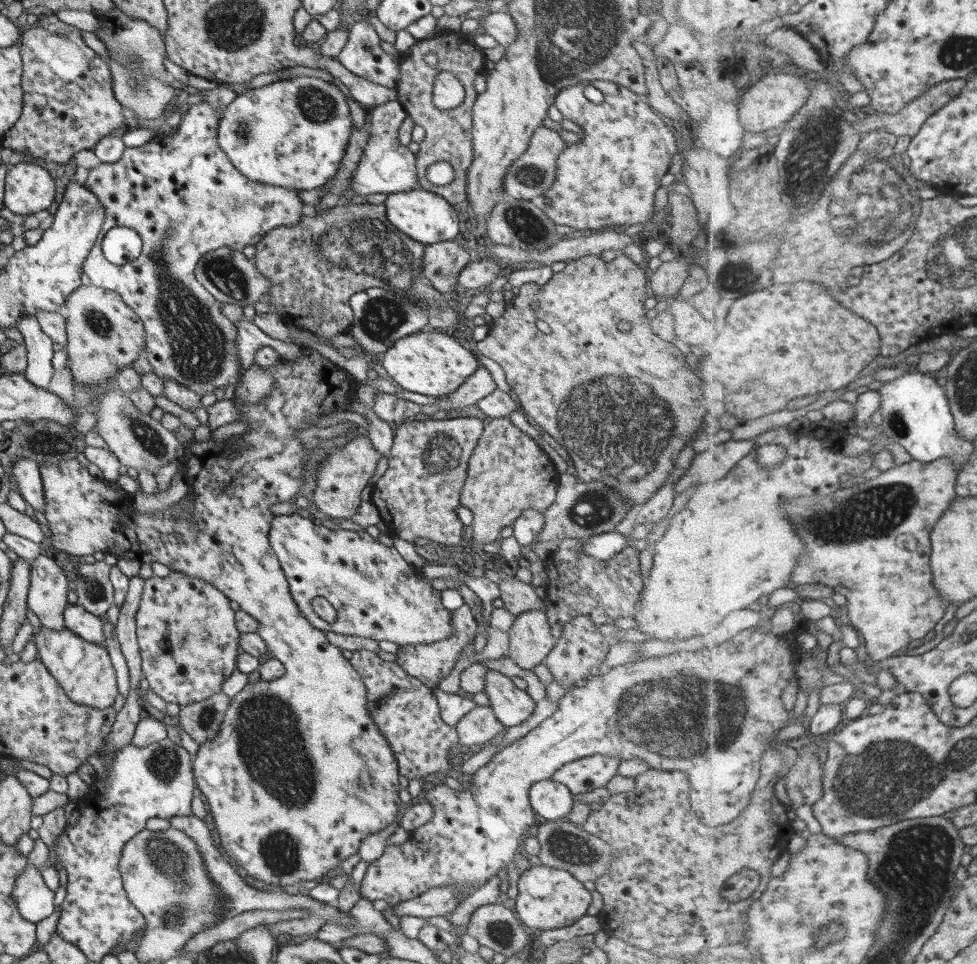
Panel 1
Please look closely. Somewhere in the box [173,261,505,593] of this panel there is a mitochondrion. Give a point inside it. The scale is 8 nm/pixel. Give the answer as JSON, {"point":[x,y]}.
{"point":[383,315]}

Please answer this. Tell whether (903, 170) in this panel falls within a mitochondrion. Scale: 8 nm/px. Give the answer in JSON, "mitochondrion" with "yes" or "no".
{"mitochondrion":"yes"}

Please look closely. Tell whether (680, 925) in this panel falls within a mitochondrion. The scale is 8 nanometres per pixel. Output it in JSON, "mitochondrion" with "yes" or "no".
{"mitochondrion":"yes"}

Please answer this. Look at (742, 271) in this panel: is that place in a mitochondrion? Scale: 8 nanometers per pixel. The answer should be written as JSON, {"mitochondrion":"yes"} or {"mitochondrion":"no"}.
{"mitochondrion":"yes"}

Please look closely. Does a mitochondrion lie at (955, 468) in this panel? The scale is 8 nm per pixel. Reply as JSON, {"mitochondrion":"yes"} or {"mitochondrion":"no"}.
{"mitochondrion":"no"}

